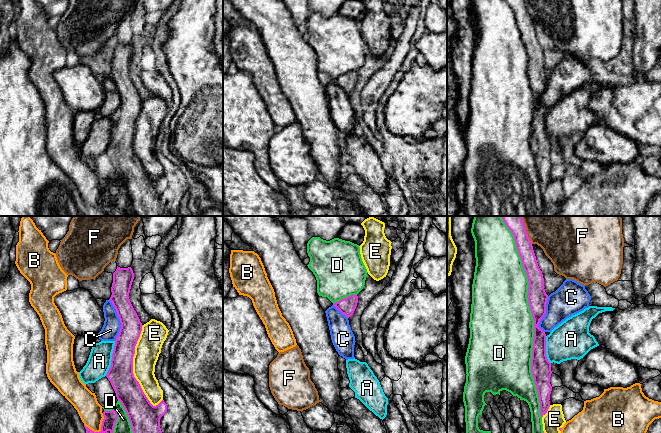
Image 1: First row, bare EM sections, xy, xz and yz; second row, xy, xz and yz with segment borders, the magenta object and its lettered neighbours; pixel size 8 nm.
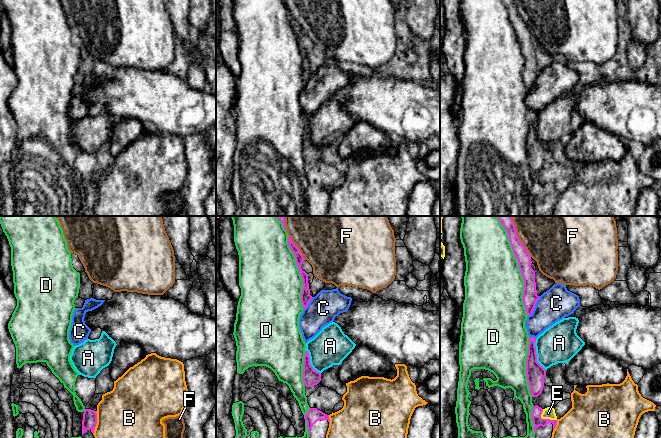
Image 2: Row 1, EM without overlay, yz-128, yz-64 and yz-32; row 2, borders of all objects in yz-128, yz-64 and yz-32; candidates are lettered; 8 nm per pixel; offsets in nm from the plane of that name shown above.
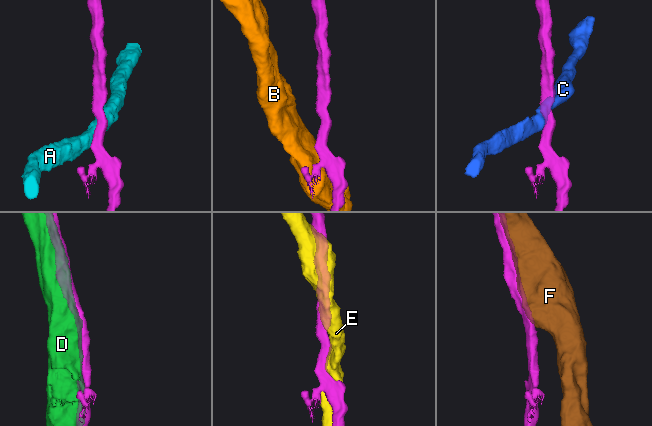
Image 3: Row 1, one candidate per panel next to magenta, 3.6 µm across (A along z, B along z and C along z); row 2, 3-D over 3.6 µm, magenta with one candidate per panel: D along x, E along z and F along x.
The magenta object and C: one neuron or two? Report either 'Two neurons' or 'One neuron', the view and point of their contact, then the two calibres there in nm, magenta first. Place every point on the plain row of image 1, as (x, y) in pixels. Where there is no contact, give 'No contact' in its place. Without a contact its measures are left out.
Two neurons. Touches magenta at xy (120, 96). Thickness 180 nm (magenta) against 140 nm

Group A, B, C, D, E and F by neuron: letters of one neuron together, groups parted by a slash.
A C / B / D / E / F

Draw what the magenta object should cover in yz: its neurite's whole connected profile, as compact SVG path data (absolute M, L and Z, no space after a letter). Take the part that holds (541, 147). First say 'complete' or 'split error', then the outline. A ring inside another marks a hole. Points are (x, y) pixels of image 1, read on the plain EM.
complete; M505 0L512 8L522 42L526 48L528 62L528 79L534 96L534 114L531 135L531 148L536 161L540 178L540 190L543 193L550 183L552 162L551 139L546 132L546 110L538 103L540 96L546 90L548 71L544 65L544 54L540 46L532 19L528 14L524 0Z

